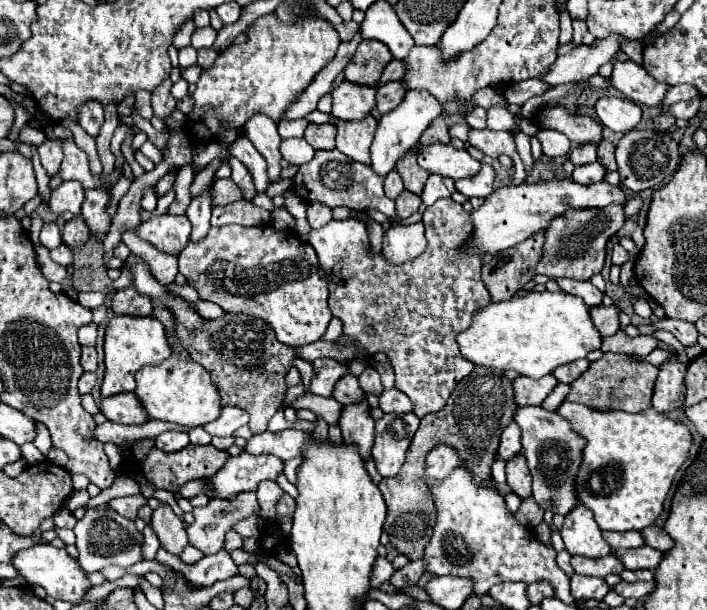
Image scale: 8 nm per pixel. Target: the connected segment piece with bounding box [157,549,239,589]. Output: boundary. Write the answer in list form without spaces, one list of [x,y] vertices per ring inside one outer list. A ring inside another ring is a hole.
[[[159,549],[157,557],[159,557],[159,561],[163,561],[163,563],[171,565],[173,569],[177,569],[179,573],[183,573],[187,585],[193,587],[193,589],[209,587],[209,585],[213,585],[217,581],[229,579],[229,577],[233,577],[233,575],[239,573],[237,565],[233,563],[233,559],[229,557],[229,553],[225,549],[221,549],[215,555],[207,555],[207,557],[199,559],[193,565],[183,563],[179,557],[167,553],[165,549]]]

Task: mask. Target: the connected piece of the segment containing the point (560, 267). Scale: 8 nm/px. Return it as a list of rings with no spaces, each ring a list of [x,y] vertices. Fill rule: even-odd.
[[[607,205],[603,209],[569,209],[565,215],[551,221],[549,229],[545,231],[545,245],[543,257],[537,263],[535,271],[547,275],[549,279],[569,277],[587,281],[593,275],[601,273],[605,261],[605,247],[607,241],[623,227],[625,223],[625,205]]]

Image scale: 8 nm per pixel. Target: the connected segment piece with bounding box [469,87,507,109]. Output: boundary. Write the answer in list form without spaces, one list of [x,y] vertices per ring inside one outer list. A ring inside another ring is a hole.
[[[479,89],[479,93],[475,93],[471,99],[471,105],[475,105],[475,107],[485,107],[485,109],[489,109],[491,105],[501,105],[501,107],[507,107],[507,101],[505,101],[505,97],[499,97],[493,89]]]

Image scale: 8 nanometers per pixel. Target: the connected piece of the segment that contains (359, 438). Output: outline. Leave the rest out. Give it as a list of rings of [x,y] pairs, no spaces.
[[[367,401],[359,405],[347,405],[341,413],[341,433],[345,445],[357,445],[363,461],[371,457],[373,437],[375,437],[375,421],[369,417]]]

